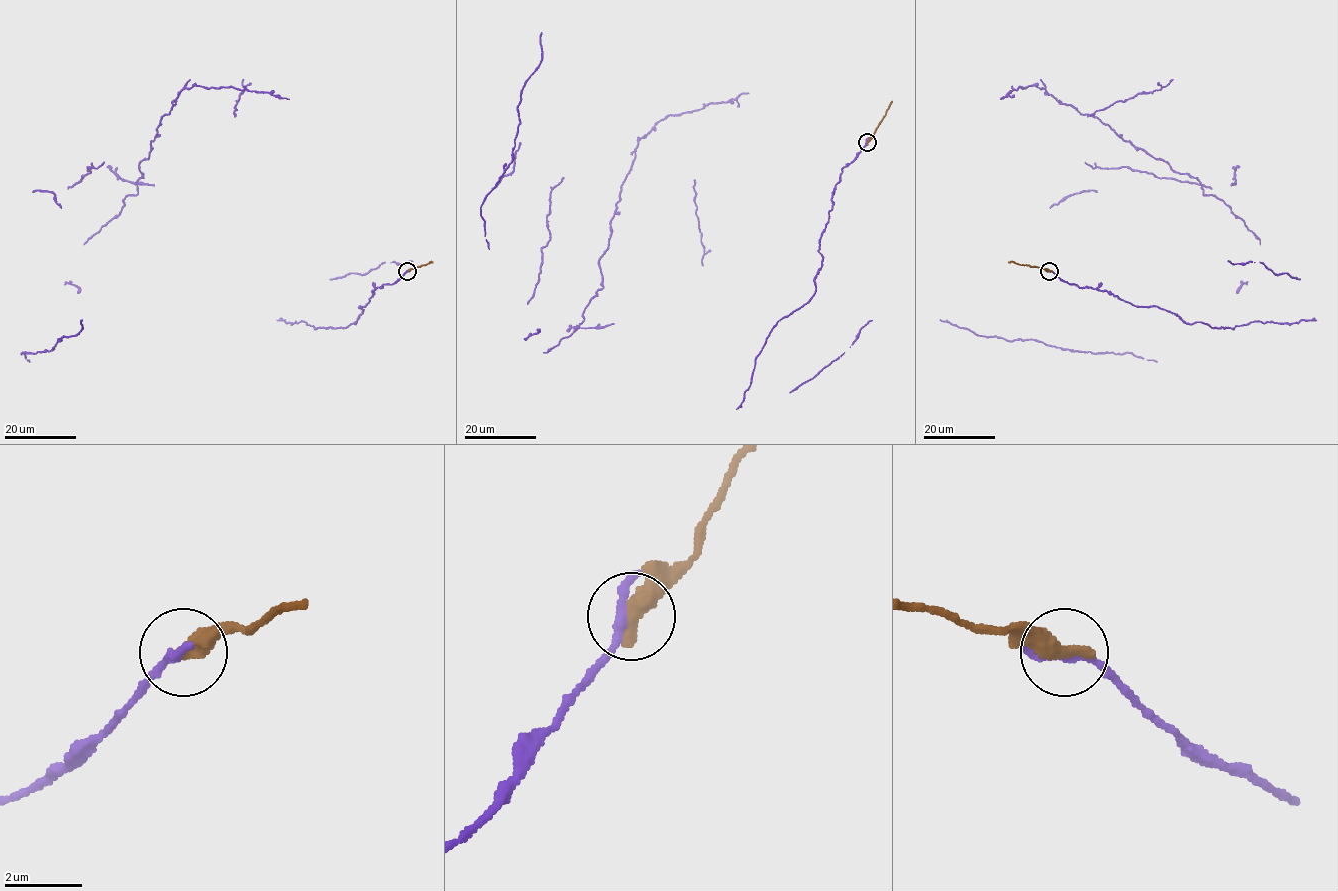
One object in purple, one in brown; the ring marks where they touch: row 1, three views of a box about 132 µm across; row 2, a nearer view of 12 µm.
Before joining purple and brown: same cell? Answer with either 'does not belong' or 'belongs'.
belongs

